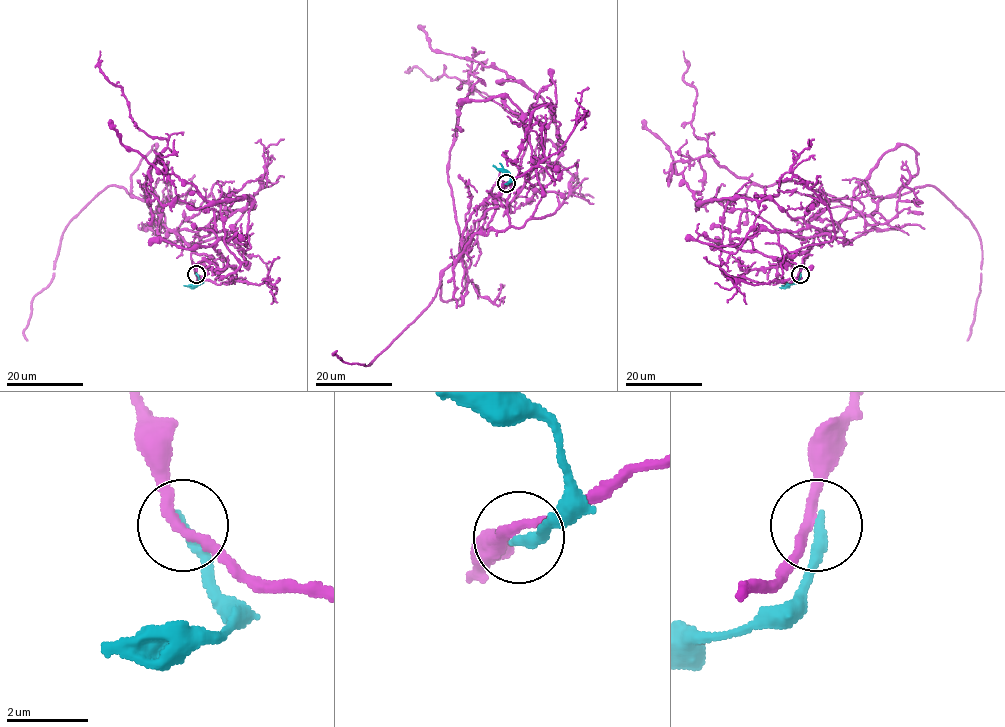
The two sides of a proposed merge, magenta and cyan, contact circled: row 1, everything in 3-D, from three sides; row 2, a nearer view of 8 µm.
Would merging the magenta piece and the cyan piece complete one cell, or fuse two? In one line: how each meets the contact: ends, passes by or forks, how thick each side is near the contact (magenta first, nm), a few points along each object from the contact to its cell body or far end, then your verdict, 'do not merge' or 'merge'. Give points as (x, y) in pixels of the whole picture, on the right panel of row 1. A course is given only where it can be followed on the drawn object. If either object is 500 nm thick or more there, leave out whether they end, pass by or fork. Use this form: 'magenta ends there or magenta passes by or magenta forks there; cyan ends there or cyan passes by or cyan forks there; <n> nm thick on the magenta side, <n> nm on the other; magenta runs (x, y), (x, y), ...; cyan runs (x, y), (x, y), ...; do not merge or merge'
magenta passes by; cyan ends there; 240 nm thick on the magenta side, 300 nm on the other; magenta runs (800, 273), (812, 238), (827, 225), (858, 215), (875, 222), (843, 244), (767, 198), (699, 201), (643, 119); cyan runs (800, 273), (796, 282), (782, 285); do not merge

